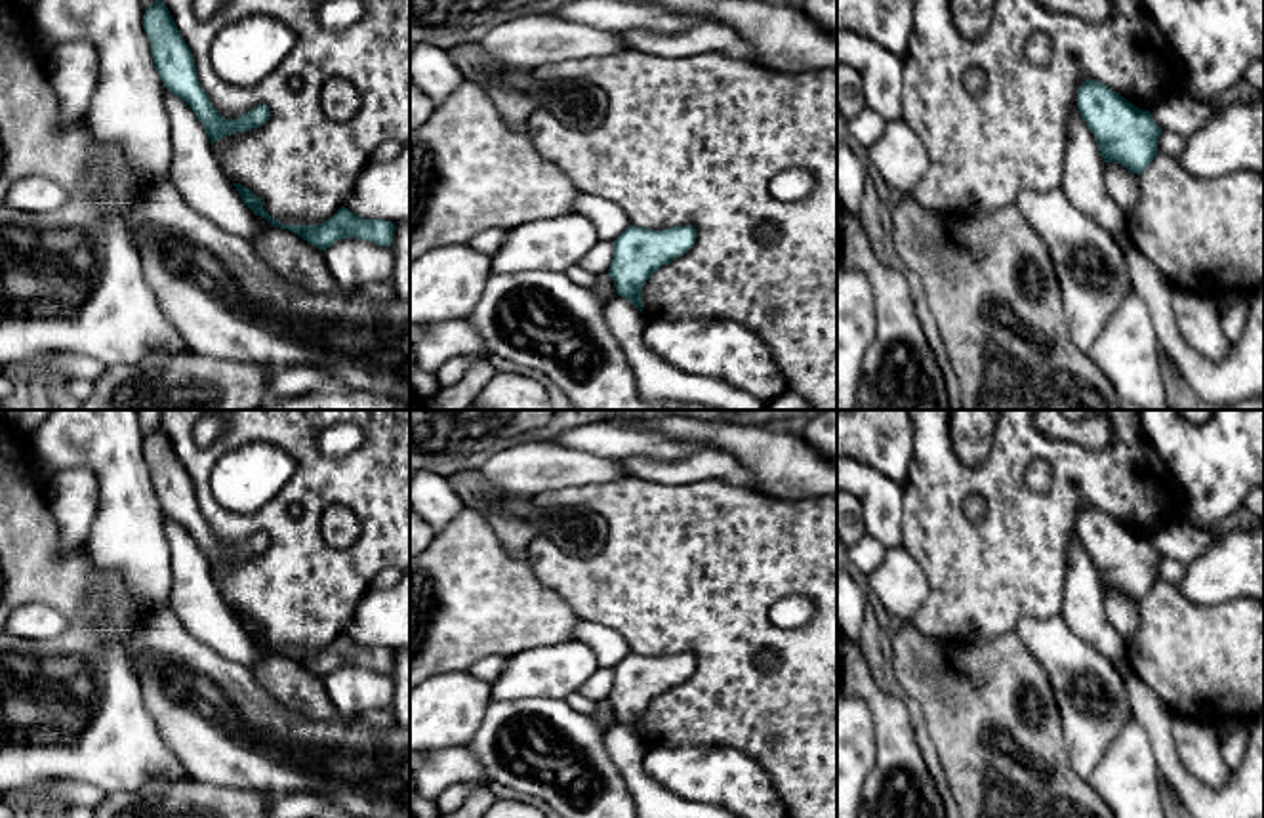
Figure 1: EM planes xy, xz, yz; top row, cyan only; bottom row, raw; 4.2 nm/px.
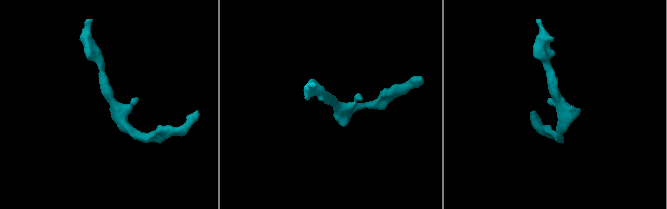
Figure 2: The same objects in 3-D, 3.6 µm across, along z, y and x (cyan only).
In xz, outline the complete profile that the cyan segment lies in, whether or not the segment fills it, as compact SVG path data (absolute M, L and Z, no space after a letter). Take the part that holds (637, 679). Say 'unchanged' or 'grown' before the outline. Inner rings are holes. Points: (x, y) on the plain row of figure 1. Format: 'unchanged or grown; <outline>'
unchanged; M629 652L612 671L614 685L608 696L616 721L642 740L642 713L662 692L684 683L696 669L692 652L652 658Z

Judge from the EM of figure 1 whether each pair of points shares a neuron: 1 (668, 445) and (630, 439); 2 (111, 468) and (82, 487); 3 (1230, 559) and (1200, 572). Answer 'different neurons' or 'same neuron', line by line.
1: same neuron
2: different neurons
3: same neuron

